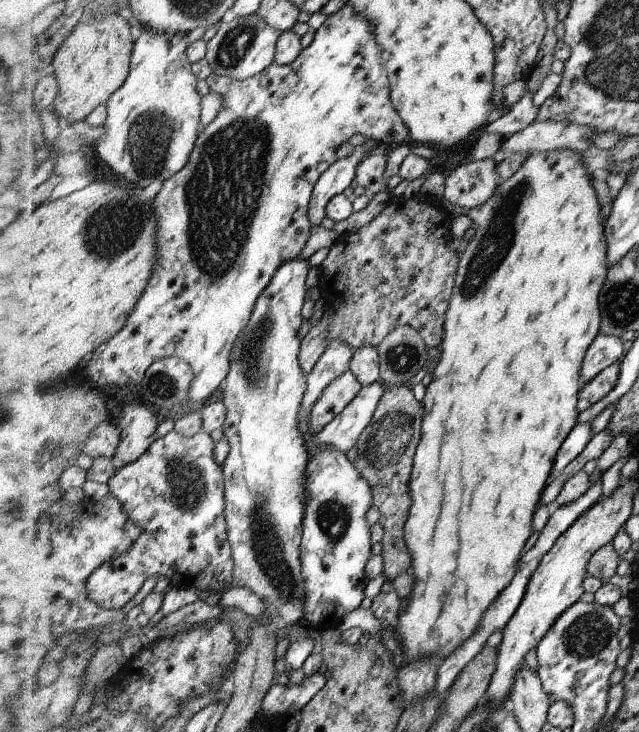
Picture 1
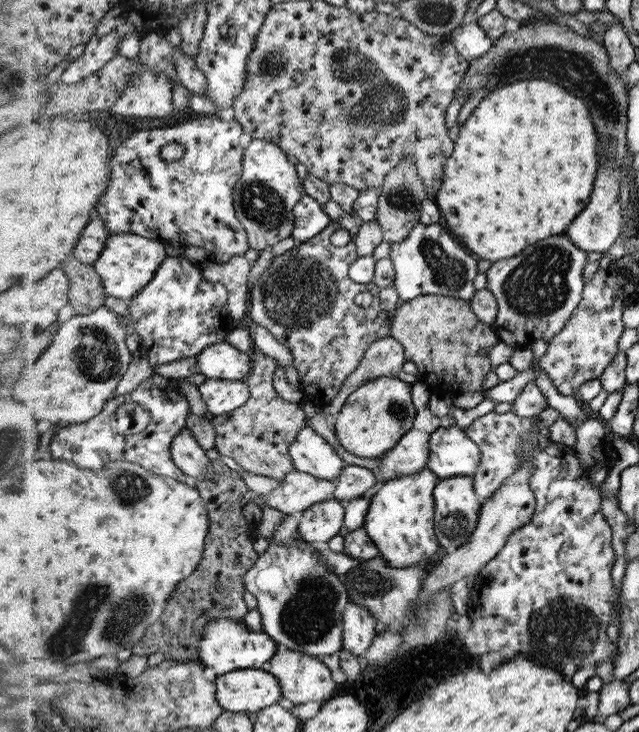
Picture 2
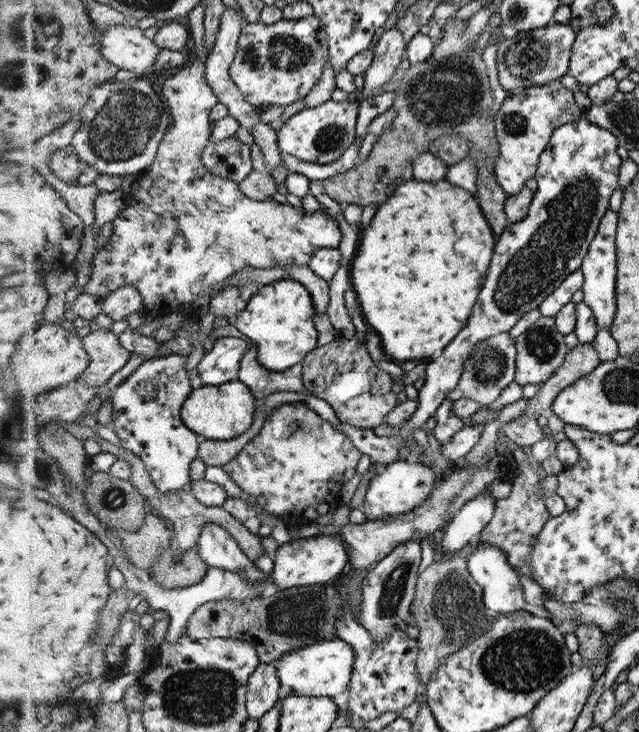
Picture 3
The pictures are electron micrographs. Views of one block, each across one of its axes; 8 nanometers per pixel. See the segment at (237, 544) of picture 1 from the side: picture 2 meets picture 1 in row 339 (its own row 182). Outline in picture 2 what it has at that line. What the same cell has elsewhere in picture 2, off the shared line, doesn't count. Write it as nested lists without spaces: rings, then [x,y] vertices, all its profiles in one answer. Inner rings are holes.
[[[253,139],[245,153],[244,176],[238,182],[235,194],[236,211],[248,230],[251,248],[266,250],[293,234],[295,214],[292,214],[292,208],[302,200],[302,194],[296,168],[288,162],[283,147],[272,141]]]

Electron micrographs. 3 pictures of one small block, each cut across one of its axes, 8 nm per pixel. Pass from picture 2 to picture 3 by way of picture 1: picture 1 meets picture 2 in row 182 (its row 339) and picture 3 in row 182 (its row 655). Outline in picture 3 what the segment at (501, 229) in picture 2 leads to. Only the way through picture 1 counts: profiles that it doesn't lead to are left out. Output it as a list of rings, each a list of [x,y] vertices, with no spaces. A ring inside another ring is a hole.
[[[412,178],[408,181],[399,181],[393,187],[394,194],[386,197],[386,201],[380,205],[370,225],[367,228],[360,228],[358,256],[350,264],[350,274],[352,274],[352,284],[356,288],[356,294],[358,294],[358,302],[362,306],[362,312],[364,312],[368,324],[372,328],[376,328],[378,334],[382,336],[382,344],[384,344],[382,351],[386,352],[388,356],[396,358],[400,363],[400,360],[420,360],[420,358],[434,356],[442,348],[446,349],[455,340],[455,337],[459,336],[460,330],[467,326],[468,316],[472,314],[472,308],[478,300],[478,292],[484,284],[486,272],[488,272],[488,268],[491,268],[490,260],[492,260],[498,238],[495,237],[494,230],[492,230],[490,222],[488,222],[488,218],[484,214],[482,206],[480,206],[476,194],[464,190],[464,187],[452,185],[450,181],[446,181],[446,178],[442,181],[430,182]]]

